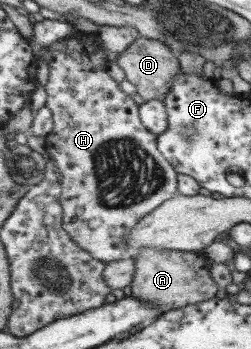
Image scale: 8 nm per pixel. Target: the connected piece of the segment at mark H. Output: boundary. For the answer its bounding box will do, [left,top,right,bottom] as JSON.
[46,31,178,262]

